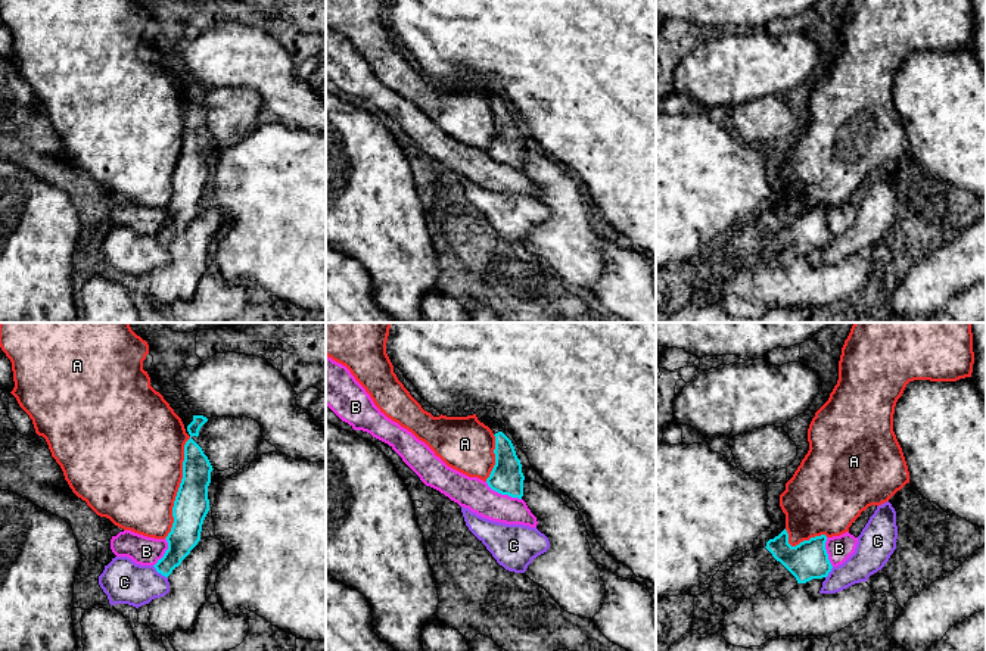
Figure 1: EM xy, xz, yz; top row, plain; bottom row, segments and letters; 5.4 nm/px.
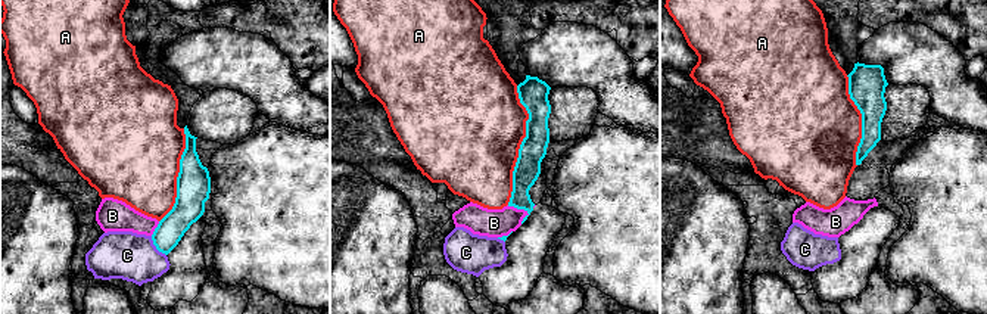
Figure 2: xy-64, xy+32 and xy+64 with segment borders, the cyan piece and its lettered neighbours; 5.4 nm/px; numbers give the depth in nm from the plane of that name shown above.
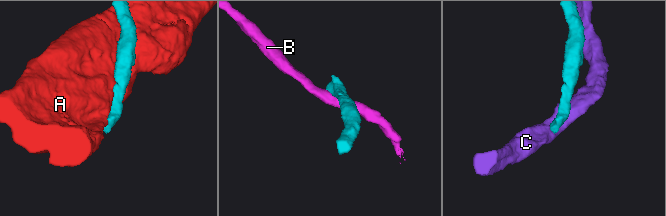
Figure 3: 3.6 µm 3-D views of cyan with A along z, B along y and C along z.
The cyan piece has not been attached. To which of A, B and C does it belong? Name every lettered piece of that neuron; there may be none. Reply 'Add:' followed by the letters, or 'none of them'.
Add: none of them

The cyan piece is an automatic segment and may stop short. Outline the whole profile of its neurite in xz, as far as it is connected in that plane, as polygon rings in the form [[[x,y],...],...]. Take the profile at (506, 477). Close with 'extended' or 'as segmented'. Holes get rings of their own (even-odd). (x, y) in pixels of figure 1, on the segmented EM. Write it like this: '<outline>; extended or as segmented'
[[[491,418],[488,424],[495,436],[495,465],[486,483],[492,490],[501,495],[522,499],[525,480],[522,464],[511,440],[500,430],[497,421],[497,418]]]; extended

